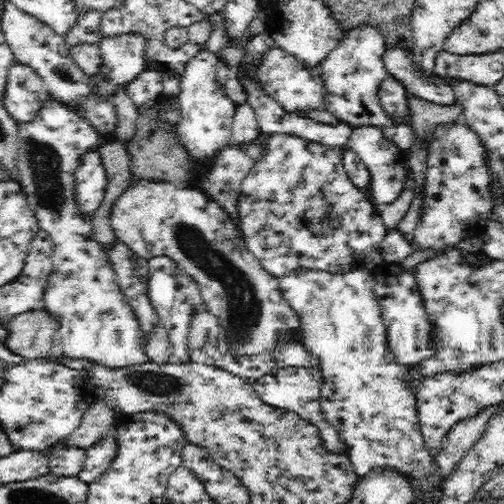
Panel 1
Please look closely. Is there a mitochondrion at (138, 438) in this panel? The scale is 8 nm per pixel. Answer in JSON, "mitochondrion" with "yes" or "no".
{"mitochondrion":"no"}

